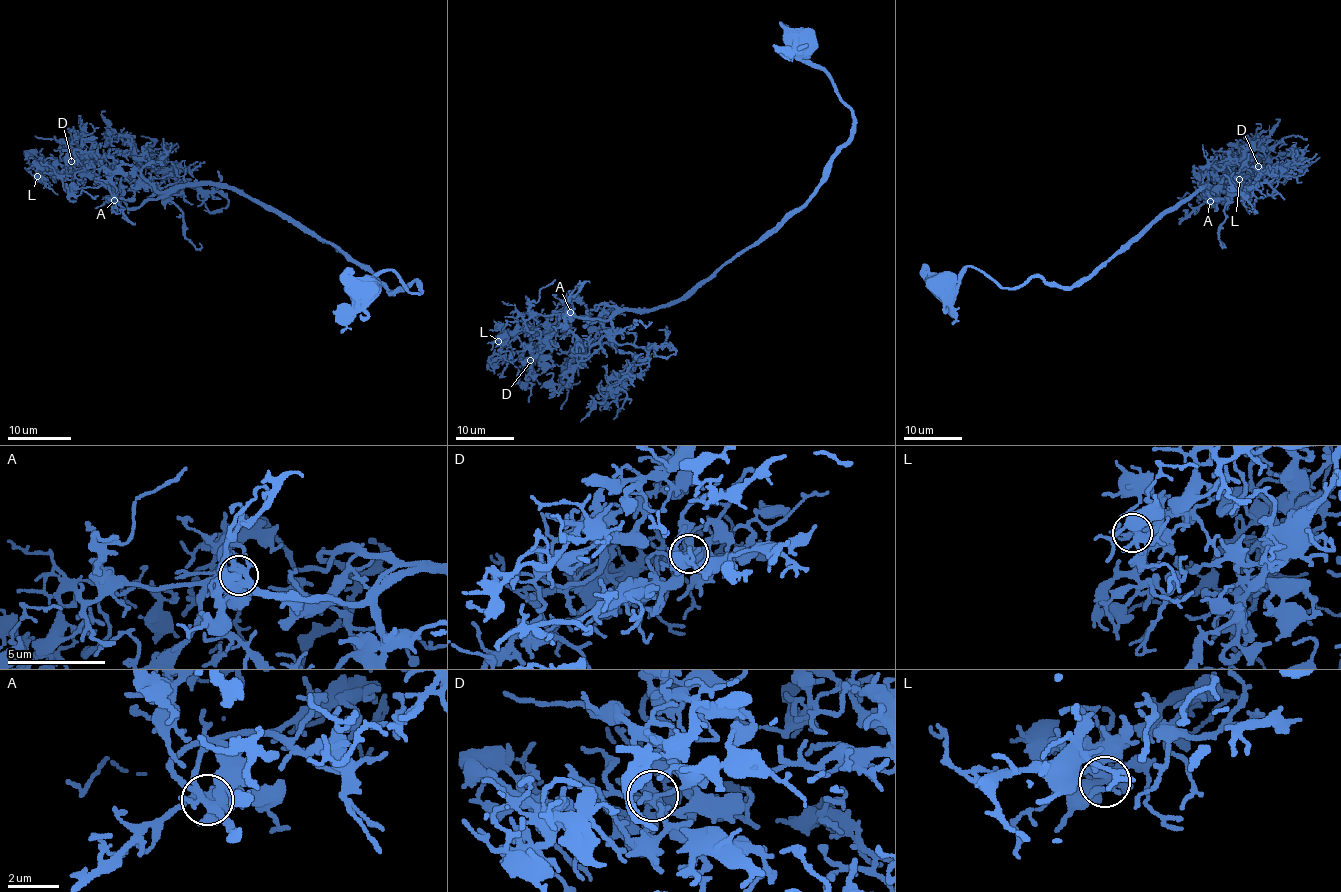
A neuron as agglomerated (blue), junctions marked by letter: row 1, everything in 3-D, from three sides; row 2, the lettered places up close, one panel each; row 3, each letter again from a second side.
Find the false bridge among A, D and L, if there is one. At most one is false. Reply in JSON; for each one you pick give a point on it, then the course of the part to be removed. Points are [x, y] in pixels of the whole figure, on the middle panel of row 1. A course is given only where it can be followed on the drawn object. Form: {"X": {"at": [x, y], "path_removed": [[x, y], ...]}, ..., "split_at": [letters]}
{"split_at": []}

